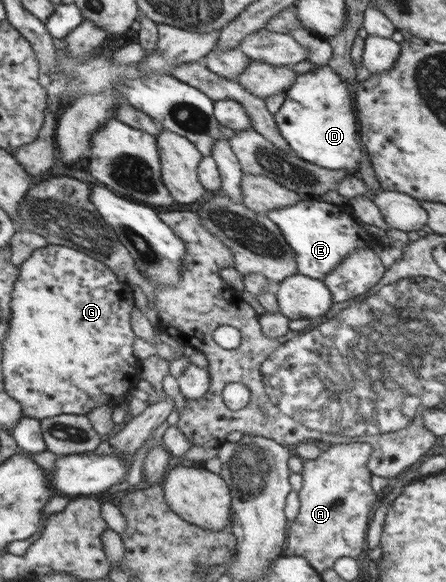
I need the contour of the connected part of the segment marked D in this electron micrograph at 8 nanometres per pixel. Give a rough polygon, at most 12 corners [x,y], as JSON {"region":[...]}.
{"region":[[325,64],[274,114],[299,158],[359,176],[349,86]]}

